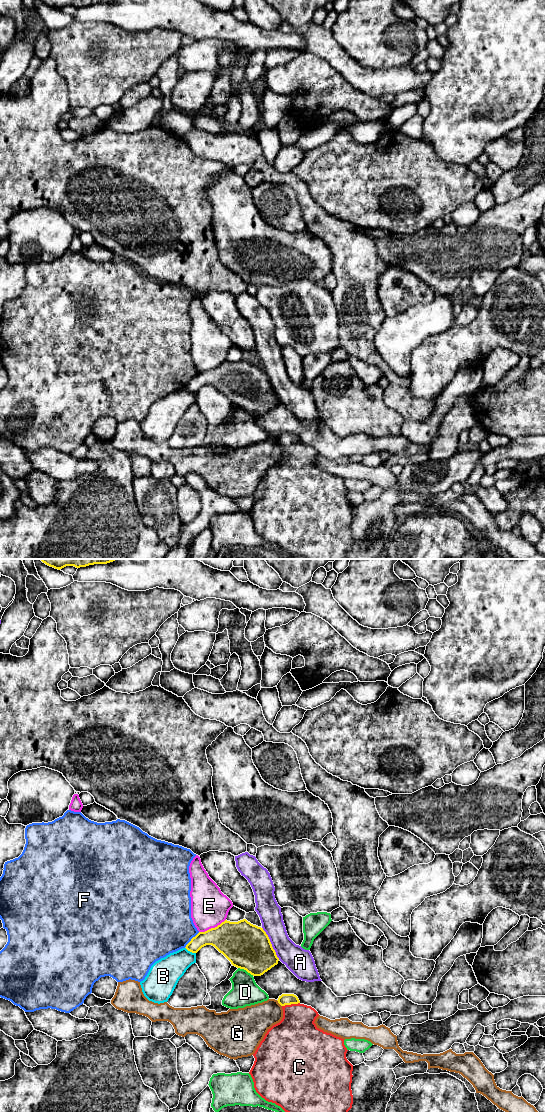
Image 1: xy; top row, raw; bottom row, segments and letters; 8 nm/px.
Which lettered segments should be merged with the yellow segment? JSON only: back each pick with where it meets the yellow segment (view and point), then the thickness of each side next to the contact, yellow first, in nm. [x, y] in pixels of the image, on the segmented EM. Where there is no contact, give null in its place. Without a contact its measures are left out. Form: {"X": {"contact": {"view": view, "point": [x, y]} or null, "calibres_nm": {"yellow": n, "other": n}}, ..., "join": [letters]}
{"C": {"contact": {"view": "xy", "point": [290, 1004]}, "calibres_nm": {"yellow": 100, "other": 340}}, "join": ["C"]}

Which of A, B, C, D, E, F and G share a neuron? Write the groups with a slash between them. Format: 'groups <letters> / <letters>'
groups A / B / C / D / E / F / G

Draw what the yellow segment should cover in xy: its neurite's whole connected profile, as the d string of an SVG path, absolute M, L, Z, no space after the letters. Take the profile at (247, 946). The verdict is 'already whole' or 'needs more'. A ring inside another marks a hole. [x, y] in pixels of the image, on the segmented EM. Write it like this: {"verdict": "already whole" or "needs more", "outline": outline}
{"verdict": "already whole", "outline": "M246 919L238 922L225 920L215 928L199 932L185 948L197 953L206 945L214 946L233 966L253 976L263 975L279 961L263 928Z"}

